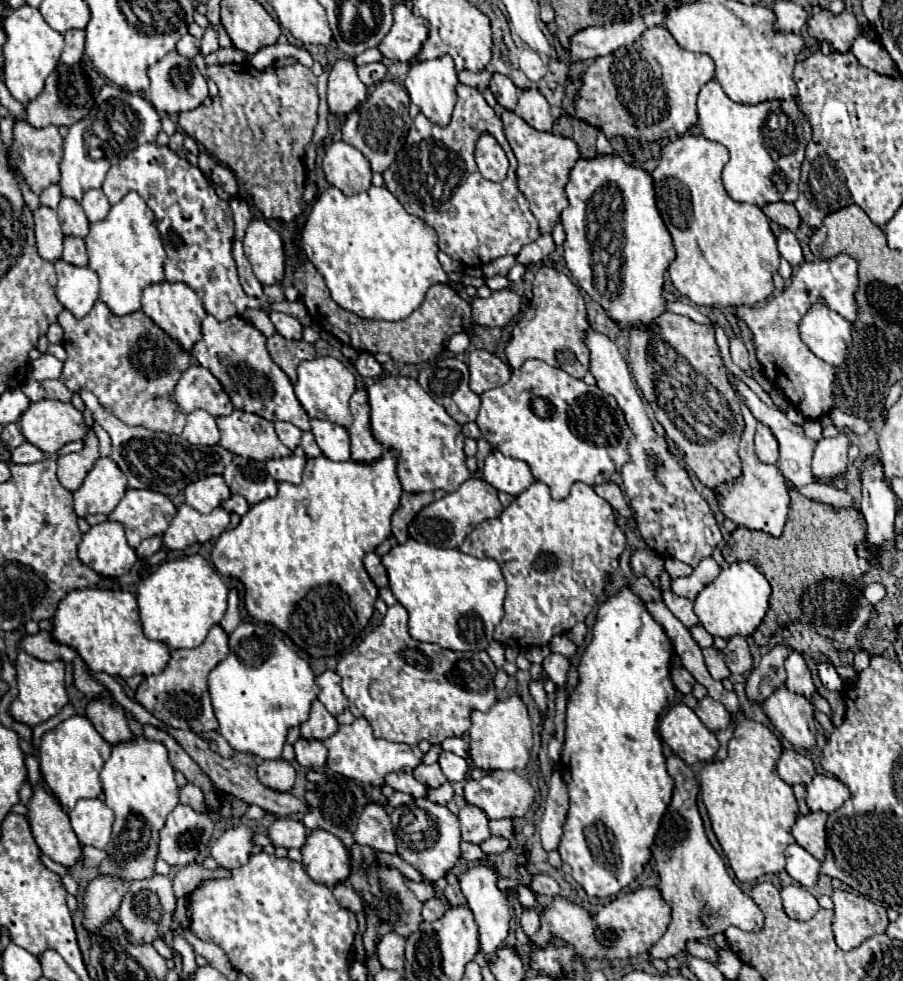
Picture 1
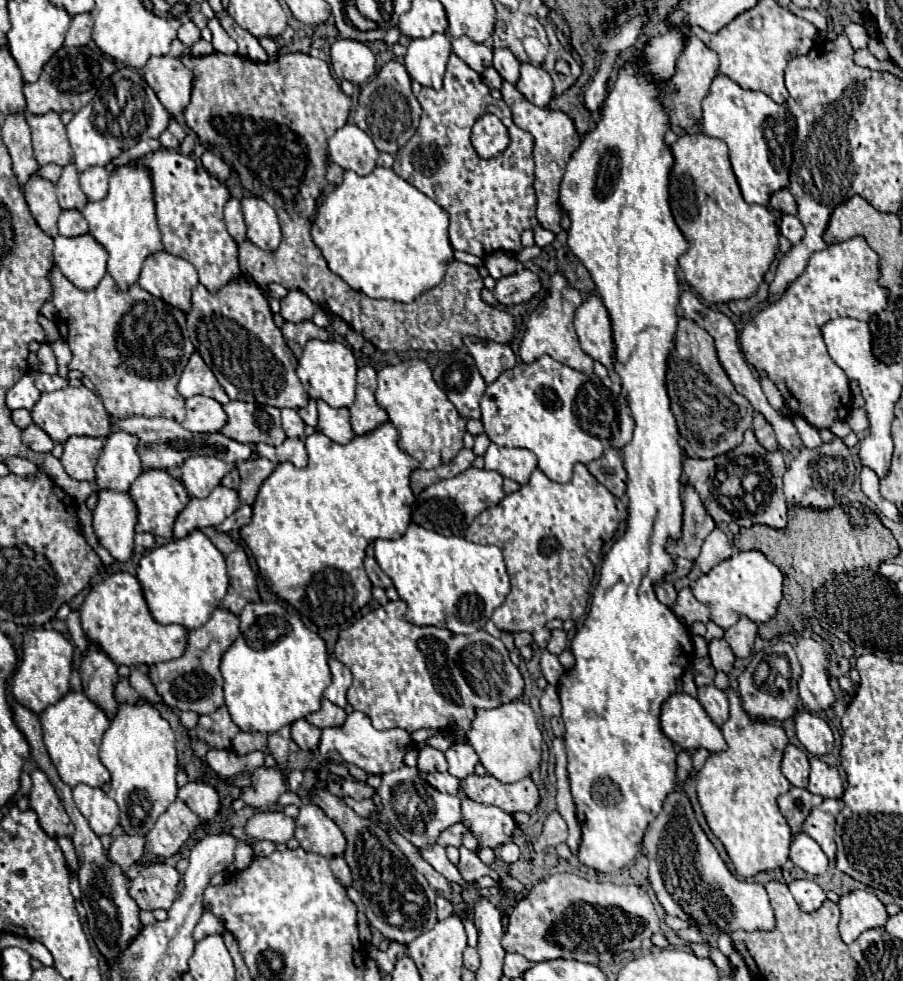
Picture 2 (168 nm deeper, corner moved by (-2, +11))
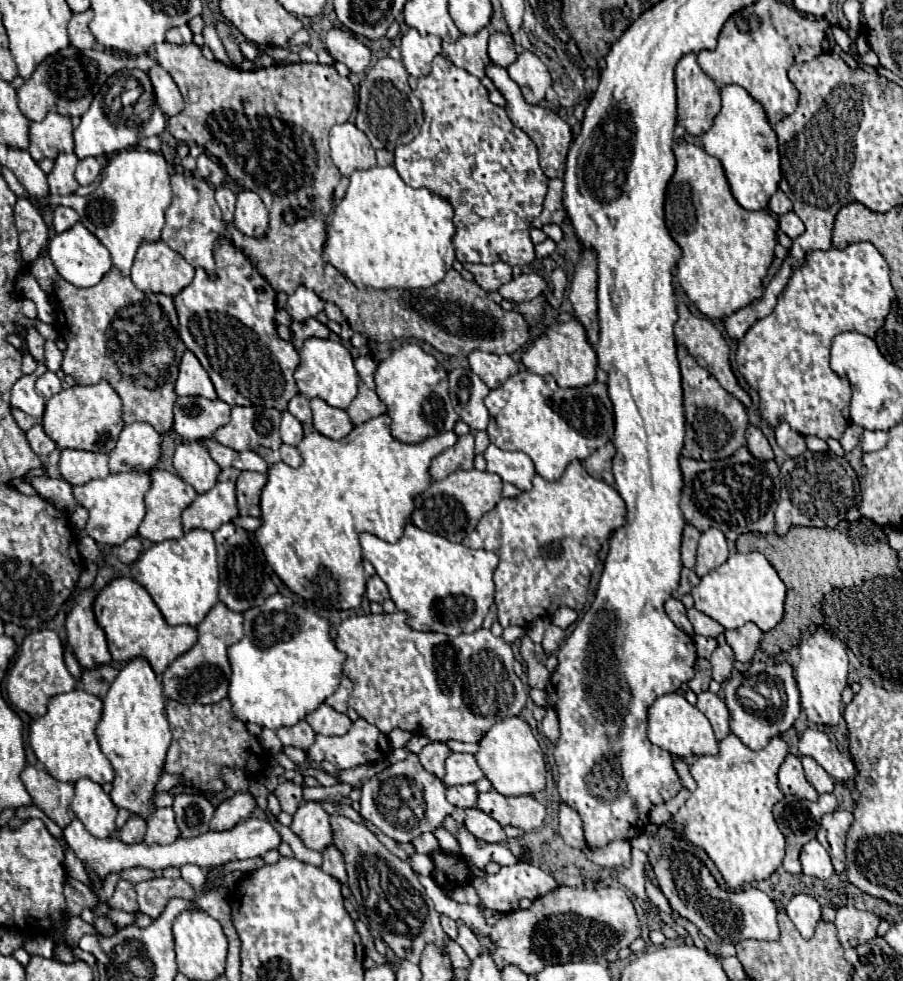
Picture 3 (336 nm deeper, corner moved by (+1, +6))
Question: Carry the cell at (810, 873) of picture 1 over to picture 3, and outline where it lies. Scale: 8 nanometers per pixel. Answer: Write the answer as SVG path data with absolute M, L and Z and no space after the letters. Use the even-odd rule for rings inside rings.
M816 839L804 845L800 861L802 861L804 875L816 877L816 879L830 879L834 875L834 867L830 863L830 855L822 847L822 843L818 843Z

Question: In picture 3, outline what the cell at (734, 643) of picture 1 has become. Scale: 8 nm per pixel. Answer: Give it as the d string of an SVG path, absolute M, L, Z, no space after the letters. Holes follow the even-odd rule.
M746 623L734 631L726 631L726 643L734 649L736 661L750 661L764 637L764 633L754 625Z

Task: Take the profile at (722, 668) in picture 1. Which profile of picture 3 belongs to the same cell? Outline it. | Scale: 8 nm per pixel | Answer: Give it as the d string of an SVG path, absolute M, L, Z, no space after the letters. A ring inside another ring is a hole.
M720 645L714 649L712 657L710 657L710 663L712 663L712 677L718 681L718 683L724 683L730 673L732 673L732 665L734 665L734 653L732 653L732 647L730 645Z

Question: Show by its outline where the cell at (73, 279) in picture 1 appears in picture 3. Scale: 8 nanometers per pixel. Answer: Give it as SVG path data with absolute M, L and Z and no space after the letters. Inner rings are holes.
M76 223L68 231L54 235L54 239L48 243L48 255L50 255L58 275L76 287L96 285L102 279L102 275L112 267L110 251L82 223Z

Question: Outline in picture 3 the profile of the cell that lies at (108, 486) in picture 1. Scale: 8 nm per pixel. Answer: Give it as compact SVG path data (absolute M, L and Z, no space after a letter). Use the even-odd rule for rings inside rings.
M132 423L126 425L120 433L120 439L110 453L110 471L146 471L152 469L160 457L160 433L150 423Z

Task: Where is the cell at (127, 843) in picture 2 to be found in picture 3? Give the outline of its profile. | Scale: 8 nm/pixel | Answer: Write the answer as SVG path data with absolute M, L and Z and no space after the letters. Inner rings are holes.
M132 815L126 821L126 825L118 831L118 837L122 841L138 841L140 843L144 833L146 833L146 819L142 819L140 815Z

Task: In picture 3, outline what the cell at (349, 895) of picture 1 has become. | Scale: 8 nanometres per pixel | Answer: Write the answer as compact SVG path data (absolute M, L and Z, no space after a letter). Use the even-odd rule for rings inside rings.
M328 845L324 851L324 863L322 863L322 871L332 875L334 879L338 879L340 883L346 883L346 869L344 869L344 857L342 853L334 847L334 845Z

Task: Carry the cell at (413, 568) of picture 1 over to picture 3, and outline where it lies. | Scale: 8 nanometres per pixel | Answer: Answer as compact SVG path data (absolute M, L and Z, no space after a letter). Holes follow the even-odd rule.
M412 523L406 525L398 543L386 543L372 533L360 533L360 545L364 559L374 565L378 577L386 583L396 609L408 615L408 625L416 631L472 633L482 625L494 603L492 573L498 565L498 555L492 551L450 543Z

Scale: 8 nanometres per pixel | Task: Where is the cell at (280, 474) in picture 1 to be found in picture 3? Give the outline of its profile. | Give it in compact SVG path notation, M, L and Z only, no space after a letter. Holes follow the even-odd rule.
M282 445L282 447L278 449L278 459L280 459L282 463L290 465L290 467L300 467L300 465L302 465L302 455L300 455L298 449L292 447L292 445Z

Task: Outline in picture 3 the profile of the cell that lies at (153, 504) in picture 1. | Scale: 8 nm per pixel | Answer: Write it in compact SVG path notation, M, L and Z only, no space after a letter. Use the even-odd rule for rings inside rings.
M154 469L152 471L152 487L146 493L146 517L138 529L140 537L158 543L158 541L166 541L166 539L178 539L184 535L182 531L182 521L180 515L182 511L196 499L196 491L184 483L178 475L170 473L170 471L162 471L162 469Z

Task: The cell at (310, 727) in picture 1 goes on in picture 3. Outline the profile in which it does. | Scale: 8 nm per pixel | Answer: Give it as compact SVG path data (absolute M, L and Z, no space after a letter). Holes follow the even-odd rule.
M322 703L314 713L310 713L306 717L306 723L318 735L344 735L352 725L348 715L330 709L326 703Z

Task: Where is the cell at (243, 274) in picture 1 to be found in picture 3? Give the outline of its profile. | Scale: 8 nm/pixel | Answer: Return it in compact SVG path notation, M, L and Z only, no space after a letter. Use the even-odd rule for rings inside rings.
M216 187L216 201L222 209L222 219L232 221L234 219L234 205L236 205L236 195L228 187Z

